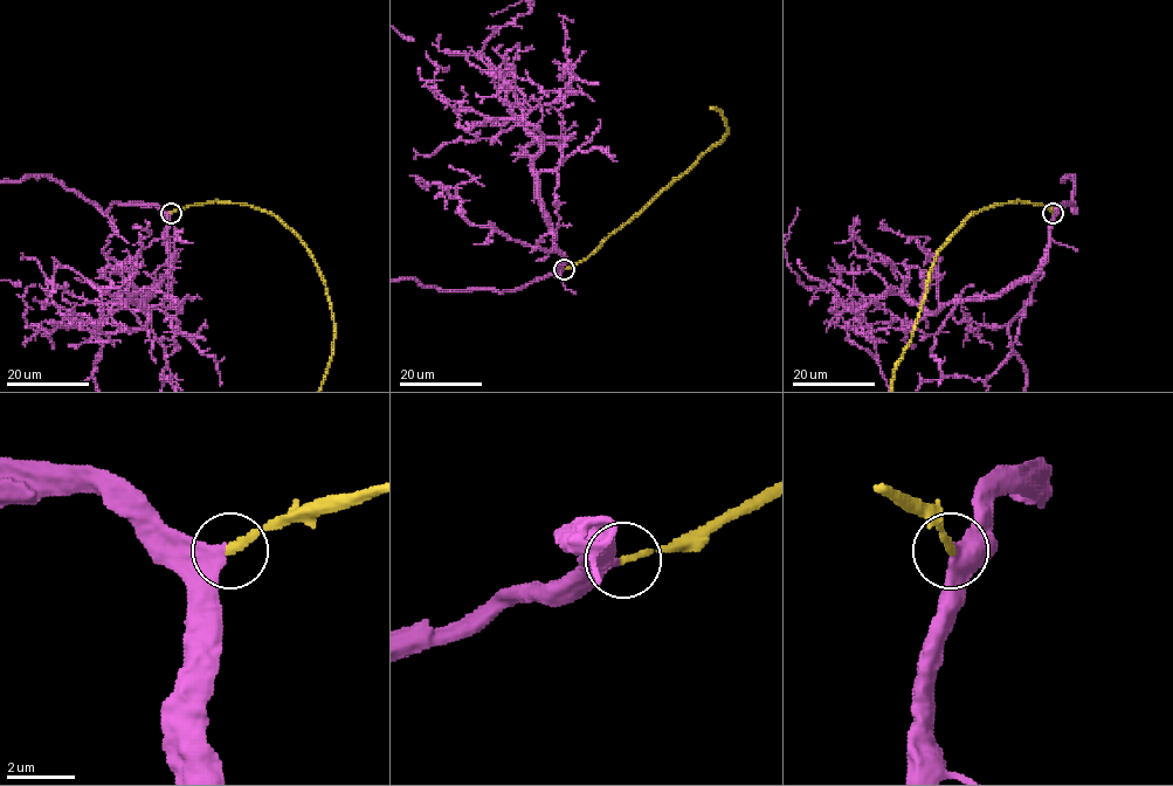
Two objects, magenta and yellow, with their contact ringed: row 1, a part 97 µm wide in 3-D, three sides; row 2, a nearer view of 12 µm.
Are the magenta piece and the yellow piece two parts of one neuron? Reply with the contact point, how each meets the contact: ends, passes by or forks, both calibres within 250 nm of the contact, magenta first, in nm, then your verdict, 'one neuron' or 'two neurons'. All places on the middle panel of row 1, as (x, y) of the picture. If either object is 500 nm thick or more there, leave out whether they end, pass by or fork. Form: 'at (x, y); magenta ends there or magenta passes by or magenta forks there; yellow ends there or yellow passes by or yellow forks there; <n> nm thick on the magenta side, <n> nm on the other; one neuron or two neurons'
at (564, 269); magenta ends there; yellow ends there; 460 nm thick on the magenta side, 200 nm on the other; one neuron

